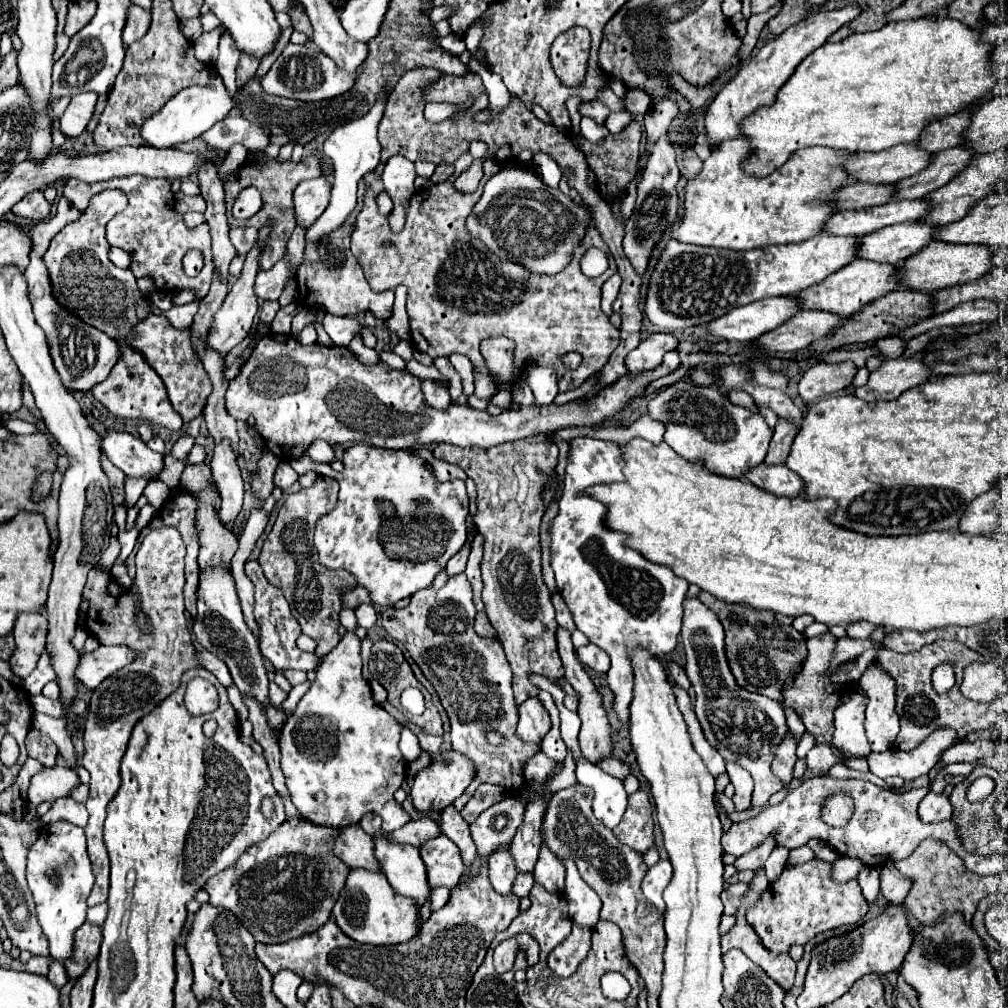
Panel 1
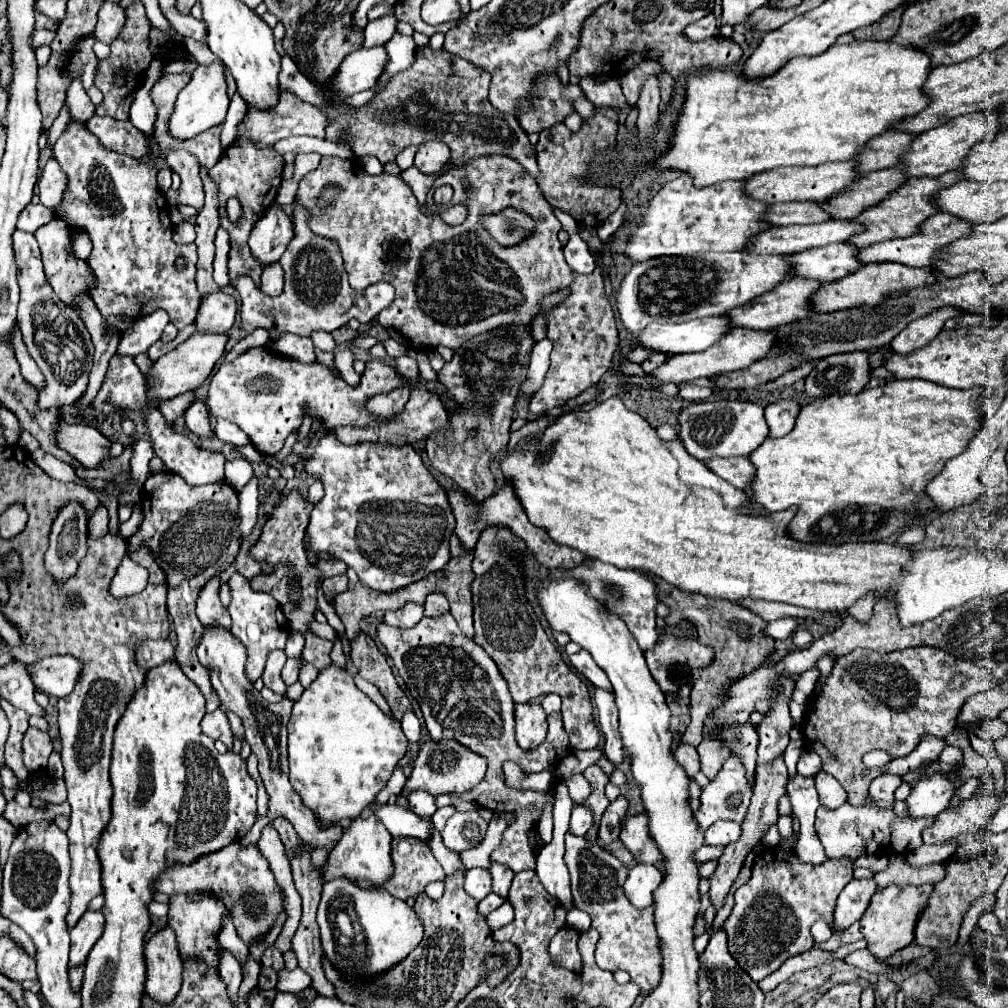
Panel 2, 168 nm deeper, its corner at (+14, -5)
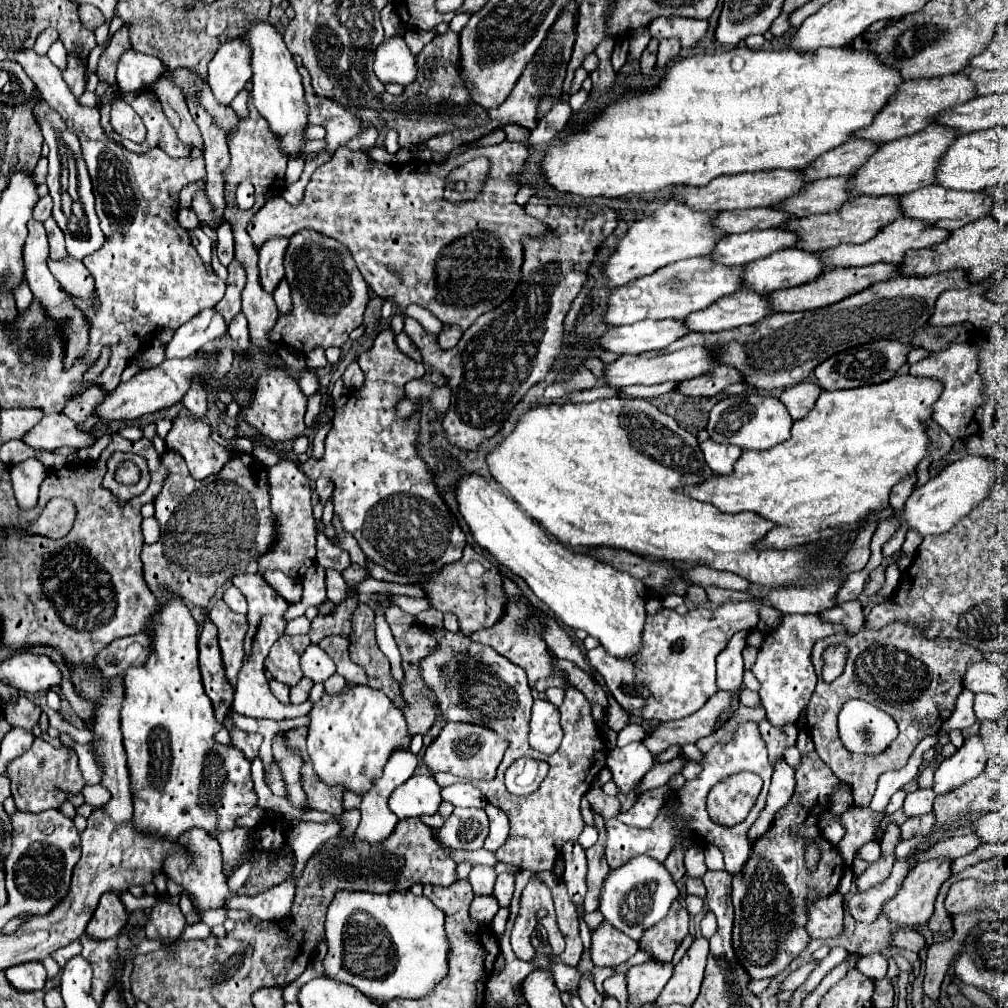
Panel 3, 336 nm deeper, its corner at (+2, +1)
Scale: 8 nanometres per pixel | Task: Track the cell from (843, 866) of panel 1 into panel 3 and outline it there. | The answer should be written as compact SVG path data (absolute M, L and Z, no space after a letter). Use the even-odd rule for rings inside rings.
M968 834L968 836L958 836L958 838L946 838L942 842L938 842L936 846L932 846L930 850L926 850L924 854L918 852L916 854L916 864L922 862L922 860L928 860L928 858L938 858L938 856L950 856L952 860L958 858L958 856L964 856L964 854L970 854L972 850L976 850L978 846L982 844L982 840L974 834Z

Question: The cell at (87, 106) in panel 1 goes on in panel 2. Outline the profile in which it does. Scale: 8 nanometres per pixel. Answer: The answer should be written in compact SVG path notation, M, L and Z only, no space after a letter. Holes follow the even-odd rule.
M74 80L66 92L66 108L70 114L70 122L88 122L94 116L94 104L90 96L82 88L79 80Z

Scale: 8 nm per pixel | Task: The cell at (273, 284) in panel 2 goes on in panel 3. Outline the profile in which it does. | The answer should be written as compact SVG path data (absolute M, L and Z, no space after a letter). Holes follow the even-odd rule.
M282 280L278 284L278 288L274 290L274 300L276 300L276 306L278 306L278 312L280 314L290 314L292 310L292 302L290 302L290 288L286 286L286 280Z

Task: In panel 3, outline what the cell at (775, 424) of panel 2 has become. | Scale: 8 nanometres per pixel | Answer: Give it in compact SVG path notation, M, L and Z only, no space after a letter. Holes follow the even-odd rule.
M800 382L792 388L786 388L782 394L780 394L780 400L784 402L784 406L788 408L790 416L796 420L796 418L802 418L806 416L816 400L820 396L820 386L818 384L810 384L810 382Z

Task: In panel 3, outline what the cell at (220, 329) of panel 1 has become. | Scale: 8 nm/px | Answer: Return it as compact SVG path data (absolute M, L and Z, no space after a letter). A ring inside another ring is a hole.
M194 356L194 358L184 358L184 360L164 360L160 366L142 370L140 374L132 376L128 382L120 382L116 390L108 392L104 400L96 406L94 416L114 422L114 420L138 420L144 414L154 414L160 412L168 406L174 406L180 402L180 398L186 394L190 388L190 376L200 376L204 378L208 374L208 364L210 358L206 356Z

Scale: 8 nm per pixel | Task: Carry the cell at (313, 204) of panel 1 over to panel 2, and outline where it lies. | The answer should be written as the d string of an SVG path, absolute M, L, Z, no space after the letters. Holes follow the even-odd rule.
M276 202L254 226L248 246L260 264L278 262L290 240L294 238L294 222Z

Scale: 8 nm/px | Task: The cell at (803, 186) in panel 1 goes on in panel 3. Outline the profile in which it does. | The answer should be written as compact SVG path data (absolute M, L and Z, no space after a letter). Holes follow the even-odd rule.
M678 198L660 204L660 208L654 212L652 218L648 220L642 218L630 226L626 236L614 248L612 256L604 262L604 276L608 280L606 286L618 288L636 278L648 276L666 264L710 254L714 242L718 242L718 238L724 236L724 234L714 234L714 228L710 226L710 218L714 218L714 214L716 212L686 210L686 206L682 206Z

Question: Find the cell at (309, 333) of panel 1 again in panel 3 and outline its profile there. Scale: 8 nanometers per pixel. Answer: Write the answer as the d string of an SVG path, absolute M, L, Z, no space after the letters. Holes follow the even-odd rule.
M314 350L306 356L306 366L312 368L312 370L320 370L320 368L326 368L328 362L326 362L326 356L324 356L324 350Z

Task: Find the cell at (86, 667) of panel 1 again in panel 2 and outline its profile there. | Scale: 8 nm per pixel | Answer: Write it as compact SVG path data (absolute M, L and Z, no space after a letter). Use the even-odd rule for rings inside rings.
M50 656L32 664L36 688L56 698L64 698L74 690L82 670L82 660L74 656Z

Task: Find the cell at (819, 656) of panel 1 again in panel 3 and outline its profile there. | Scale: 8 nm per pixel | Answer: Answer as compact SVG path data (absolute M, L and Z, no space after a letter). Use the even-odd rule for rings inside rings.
M890 622L880 630L862 628L858 634L834 634L818 640L811 654L812 664L818 677L814 688L814 694L806 706L806 720L808 720L808 732L814 740L814 748L822 762L838 776L842 782L848 782L852 786L854 804L856 806L868 806L874 790L876 780L880 774L888 770L898 770L906 766L912 750L916 744L930 734L936 734L940 726L950 718L950 714L956 708L956 698L964 690L962 678L966 672L968 662L972 660L984 660L978 650L972 646L964 646L958 640L950 638L926 638L916 626L908 622ZM833 645L845 645L850 648L846 670L842 676L830 684L822 680L823 653ZM862 698L866 702L872 702L880 710L894 716L898 724L898 738L890 744L890 748L878 756L866 756L866 754L850 754L842 750L842 742L838 738L838 710L842 708L842 702Z

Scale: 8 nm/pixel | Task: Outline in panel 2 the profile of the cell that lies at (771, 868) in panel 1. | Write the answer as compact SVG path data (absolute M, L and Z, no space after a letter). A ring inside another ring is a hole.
M779 816L776 826L780 836L793 836L793 842L796 844L798 837L793 832L792 818L789 816Z

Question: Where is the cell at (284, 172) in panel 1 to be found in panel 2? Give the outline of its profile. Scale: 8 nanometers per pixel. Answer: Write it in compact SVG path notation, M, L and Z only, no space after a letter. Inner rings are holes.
M236 138L234 144L230 144L230 148L224 150L220 162L209 170L210 178L218 186L218 198L220 198L220 206L222 206L220 226L230 234L230 244L232 244L230 260L228 260L230 278L234 278L238 274L248 274L248 276L252 276L252 280L256 284L260 284L262 266L258 266L258 260L254 260L250 246L248 246L248 238L250 238L250 232L254 230L256 222L264 216L266 208L270 208L270 204L274 204L274 200L276 200L278 188L282 184L282 170L284 170L284 158L278 152L274 152L274 148L258 150L258 148L254 148L254 144L250 140L244 140L244 138ZM232 196L238 196L242 202L242 208L244 208L244 214L236 226L226 222L226 216L224 216L224 204Z

